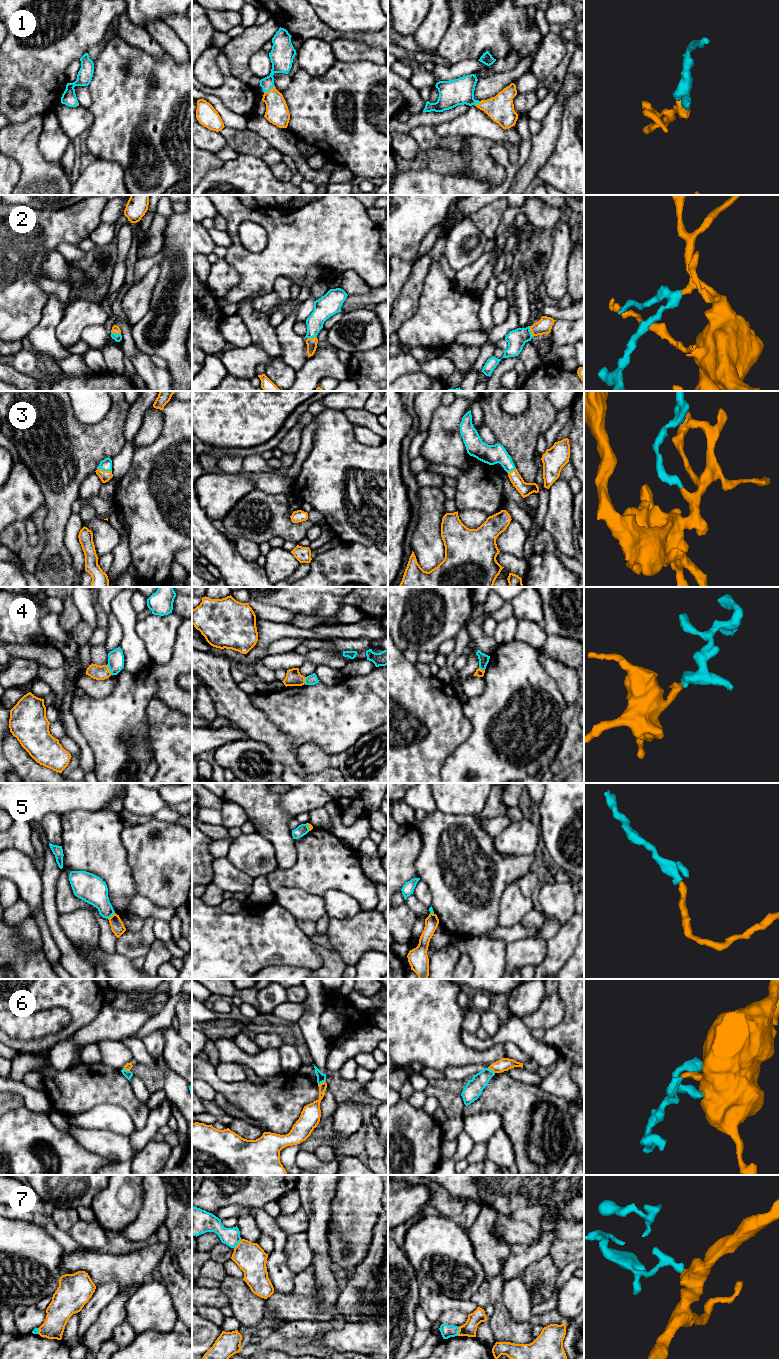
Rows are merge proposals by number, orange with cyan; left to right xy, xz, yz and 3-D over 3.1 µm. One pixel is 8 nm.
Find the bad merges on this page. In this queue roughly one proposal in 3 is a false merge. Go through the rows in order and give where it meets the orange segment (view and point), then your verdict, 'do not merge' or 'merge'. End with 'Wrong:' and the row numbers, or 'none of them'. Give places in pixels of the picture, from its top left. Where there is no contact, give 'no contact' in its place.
1: contact xz (270, 90); merge
2: contact yz (530, 330); merge
3: contact xy (103, 470); merge
4: contact xy (109, 670); do not merge
5: contact xy (112, 915); do not merge
6: contact xz (321, 1083); do not merge
7: contact xz (238, 1244); do not merge
Wrong: 4, 5, 6, 7

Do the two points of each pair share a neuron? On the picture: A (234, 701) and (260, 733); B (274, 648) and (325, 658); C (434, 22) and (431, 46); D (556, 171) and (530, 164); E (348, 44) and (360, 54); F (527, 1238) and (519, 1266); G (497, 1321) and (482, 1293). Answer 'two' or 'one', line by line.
A: one
B: two
C: one
D: two
E: one
F: two
G: two

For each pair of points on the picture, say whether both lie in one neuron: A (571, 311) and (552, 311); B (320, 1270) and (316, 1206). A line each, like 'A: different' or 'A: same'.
A: same
B: same

